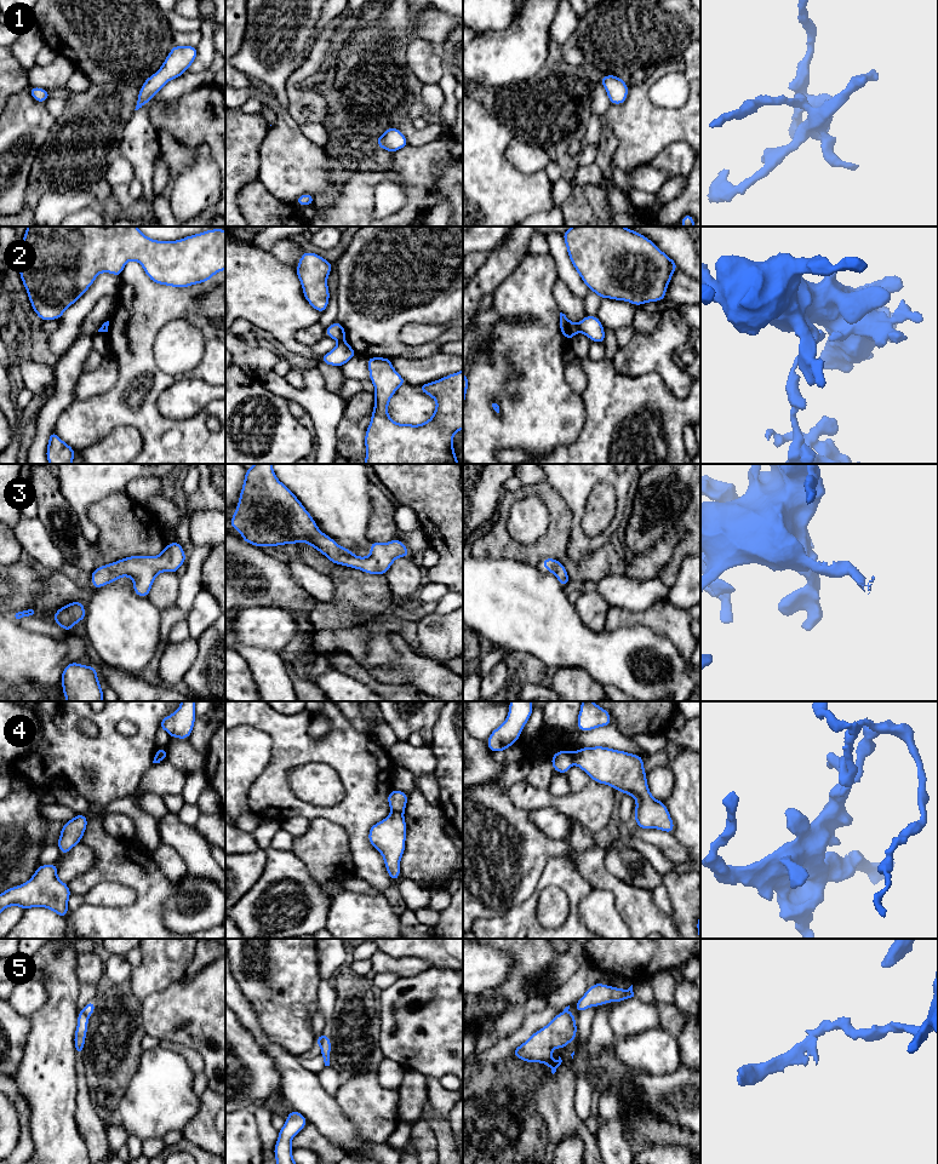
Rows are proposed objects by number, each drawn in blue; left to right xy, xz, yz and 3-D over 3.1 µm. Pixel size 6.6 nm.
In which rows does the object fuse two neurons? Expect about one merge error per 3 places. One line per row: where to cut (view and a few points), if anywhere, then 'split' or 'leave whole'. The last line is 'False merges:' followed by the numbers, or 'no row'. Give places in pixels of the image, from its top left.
1: cut none; leave whole
2: cut yz (576, 325), (578, 331); split
3: cut none; leave whole
4: cut xz (392, 810), (402, 813); split
5: cut xy (83, 1010), (89, 1015); split
False merges: 2, 4, 5

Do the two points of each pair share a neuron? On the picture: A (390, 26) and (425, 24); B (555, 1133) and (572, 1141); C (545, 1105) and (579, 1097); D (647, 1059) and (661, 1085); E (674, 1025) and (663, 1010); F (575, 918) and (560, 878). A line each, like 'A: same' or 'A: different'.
A: same
B: different
C: different
D: different
E: same
F: same

